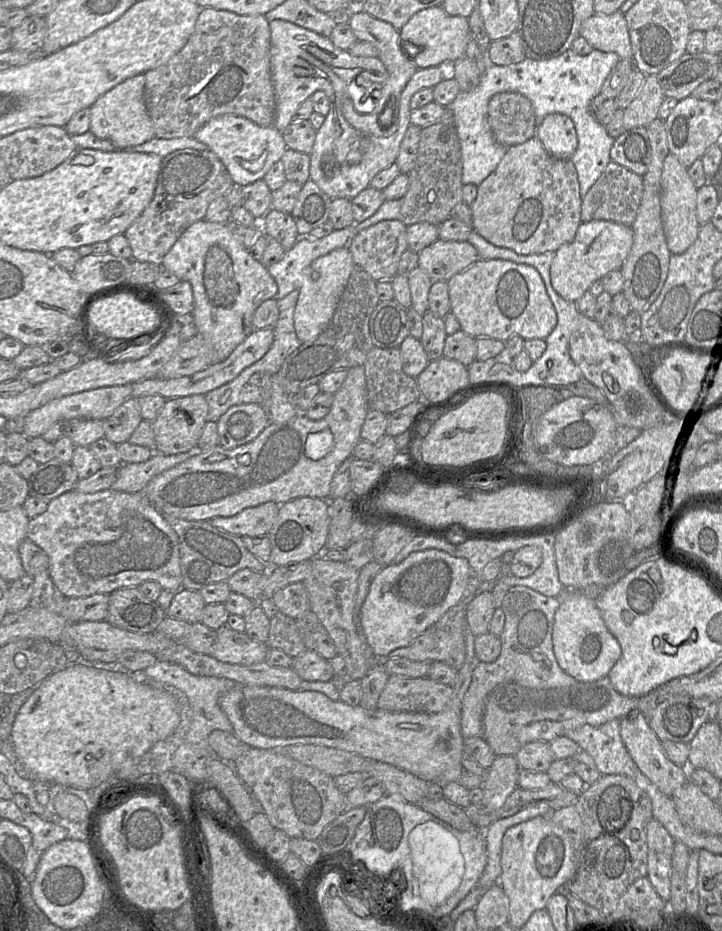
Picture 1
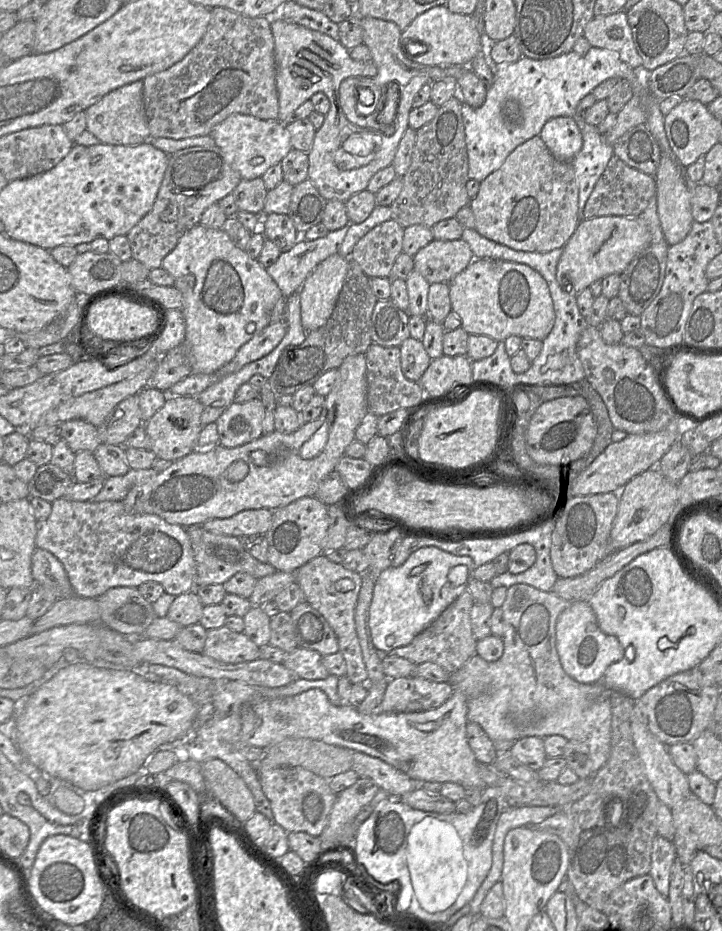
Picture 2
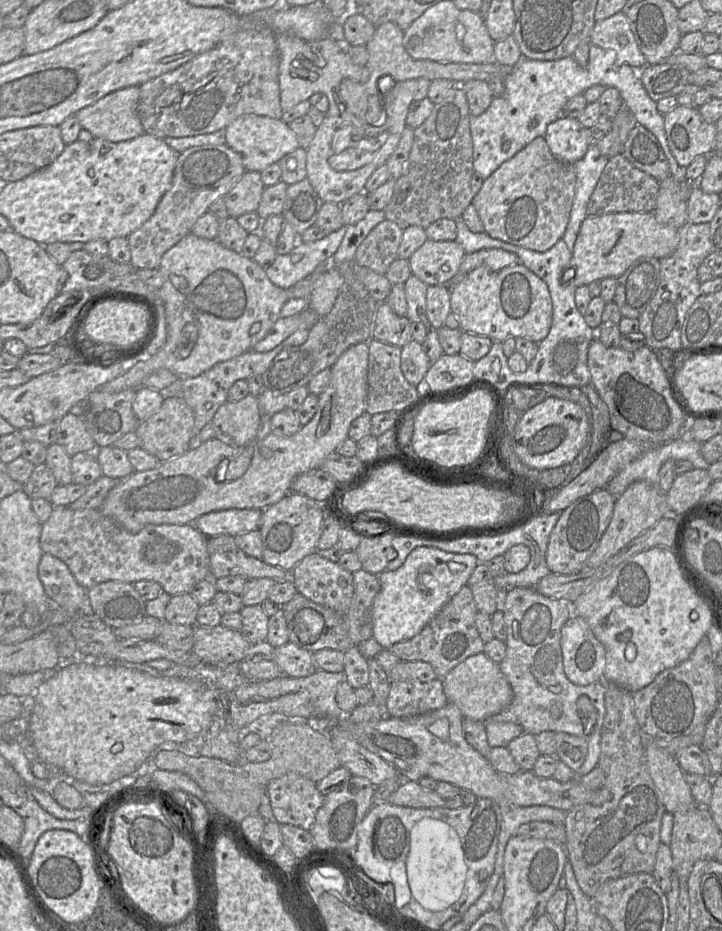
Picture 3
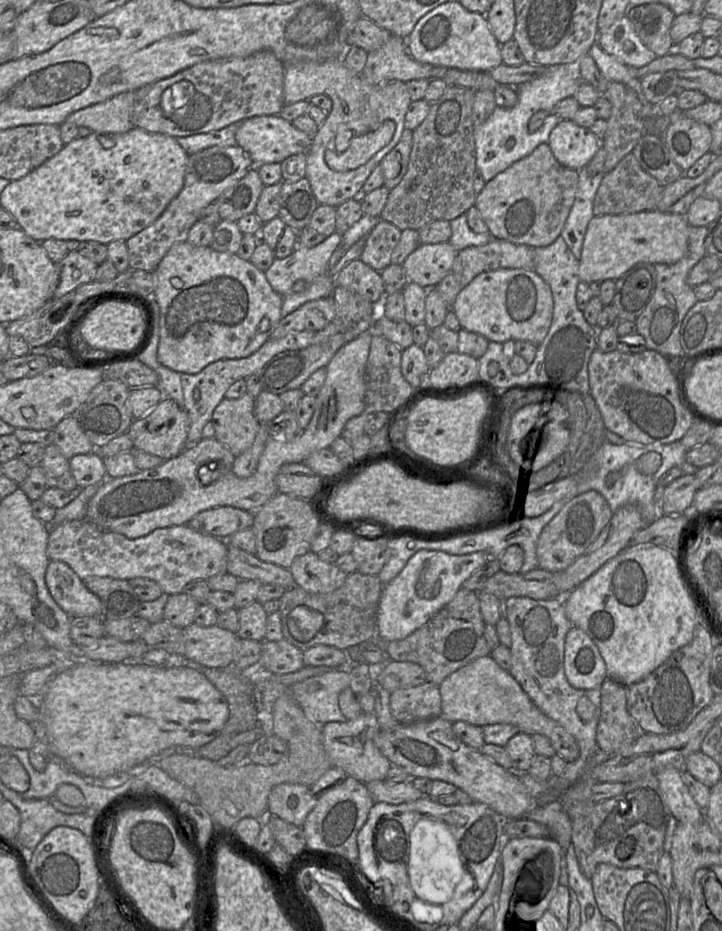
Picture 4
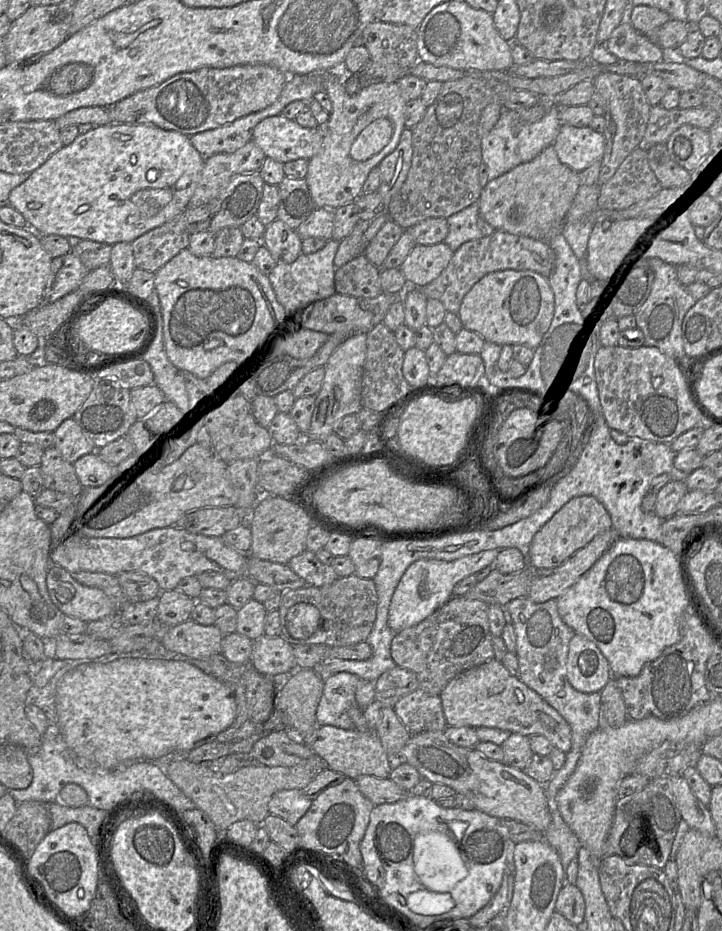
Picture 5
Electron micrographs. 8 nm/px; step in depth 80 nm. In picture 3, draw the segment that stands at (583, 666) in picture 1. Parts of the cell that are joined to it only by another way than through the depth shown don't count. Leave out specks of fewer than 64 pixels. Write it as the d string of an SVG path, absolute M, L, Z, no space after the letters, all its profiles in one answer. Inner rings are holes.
M574 615L561 629L564 673L575 685L586 686L604 679L605 648L588 623Z

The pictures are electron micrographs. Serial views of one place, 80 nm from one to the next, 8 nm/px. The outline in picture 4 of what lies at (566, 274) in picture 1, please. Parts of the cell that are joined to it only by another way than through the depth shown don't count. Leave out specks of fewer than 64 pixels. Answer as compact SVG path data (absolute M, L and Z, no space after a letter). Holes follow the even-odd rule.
M657 210L594 216L588 223L579 259L580 281L616 280L640 262L674 264L688 251L689 223L685 215Z

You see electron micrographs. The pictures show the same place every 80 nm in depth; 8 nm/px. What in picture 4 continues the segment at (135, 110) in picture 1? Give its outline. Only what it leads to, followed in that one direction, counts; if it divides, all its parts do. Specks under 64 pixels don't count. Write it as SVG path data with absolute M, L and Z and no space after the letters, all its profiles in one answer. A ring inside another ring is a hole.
M135 91L123 92L112 98L93 104L71 113L65 120L78 127L87 127L92 132L99 134L123 134L130 131L134 125L131 121L131 114L135 100Z

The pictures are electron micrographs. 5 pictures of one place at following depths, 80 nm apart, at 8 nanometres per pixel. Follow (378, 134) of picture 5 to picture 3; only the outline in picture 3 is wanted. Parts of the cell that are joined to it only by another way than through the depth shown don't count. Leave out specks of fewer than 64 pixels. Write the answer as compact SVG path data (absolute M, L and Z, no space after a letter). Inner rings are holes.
M387 131L375 137L353 139L350 147L330 156L328 163L336 171L352 171L370 163L387 140Z

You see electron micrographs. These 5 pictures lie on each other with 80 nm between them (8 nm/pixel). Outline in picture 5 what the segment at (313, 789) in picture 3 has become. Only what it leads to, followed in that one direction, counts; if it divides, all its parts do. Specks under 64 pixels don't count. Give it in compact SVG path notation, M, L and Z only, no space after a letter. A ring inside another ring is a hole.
M302 789L280 790L271 797L268 811L295 826L312 802L312 799L303 794Z

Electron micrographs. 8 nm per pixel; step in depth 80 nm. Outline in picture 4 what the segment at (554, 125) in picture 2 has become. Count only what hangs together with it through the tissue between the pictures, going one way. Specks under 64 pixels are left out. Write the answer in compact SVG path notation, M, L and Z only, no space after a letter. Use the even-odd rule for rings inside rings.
M563 119L551 131L548 145L559 163L579 170L603 146L603 140L590 129L583 128L572 120Z

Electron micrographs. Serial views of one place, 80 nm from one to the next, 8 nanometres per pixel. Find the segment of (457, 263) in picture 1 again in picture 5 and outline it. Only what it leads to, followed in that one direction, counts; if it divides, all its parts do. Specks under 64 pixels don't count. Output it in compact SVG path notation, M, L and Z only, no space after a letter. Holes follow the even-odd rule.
M444 242L415 245L400 266L408 288L421 288L436 279L448 266L453 251Z

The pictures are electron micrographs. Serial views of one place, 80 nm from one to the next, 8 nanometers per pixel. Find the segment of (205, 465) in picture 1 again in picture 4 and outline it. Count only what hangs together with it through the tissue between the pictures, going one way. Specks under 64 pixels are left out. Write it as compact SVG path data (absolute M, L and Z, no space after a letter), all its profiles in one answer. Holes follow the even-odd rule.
M372 331L361 333L355 339L353 339L353 340L349 341L348 343L346 343L345 345L343 345L335 353L335 355L332 357L330 362L325 367L326 368L326 378L325 378L325 381L324 381L322 388L320 389L317 396L315 397L315 410L314 410L313 416L312 416L309 424L307 425L307 427L302 430L301 434L298 437L296 437L295 439L288 441L288 442L281 442L281 441L269 438L268 441L266 442L265 447L263 449L263 452L259 458L257 468L251 476L249 476L247 478L239 478L233 474L231 469L232 469L232 464L235 460L235 456L223 444L221 444L218 440L216 440L216 438L213 437L213 438L208 438L208 439L201 439L196 444L194 444L192 446L187 446L177 456L175 456L171 459L165 460L161 465L159 465L157 467L147 469L147 470L138 471L136 474L129 475L129 476L123 476L123 477L118 477L118 478L106 478L105 481L99 485L98 491L90 499L90 501L88 503L87 512L86 512L86 519L88 519L90 522L94 523L95 525L97 525L98 527L100 527L104 530L120 533L130 539L135 539L135 538L146 536L158 528L165 528L165 527L170 527L170 526L178 526L178 525L188 524L188 522L198 513L205 511L205 510L208 510L208 509L211 509L211 508L215 508L215 507L231 506L231 507L235 507L238 509L251 511L251 512L257 511L270 498L272 498L275 494L278 493L278 489L276 486L276 476L277 476L280 468L284 464L302 463L312 452L319 450L319 449L322 449L322 448L328 448L330 446L330 444L336 438L341 436L344 425L346 424L346 422L350 418L364 413L364 411L365 411L365 367L366 367L368 355L369 355L371 339L372 339ZM204 465L208 465L210 467L209 469L211 470L212 474L214 474L214 470L216 468L219 468L219 471L220 471L220 477L208 485L203 485L198 478L198 471Z

